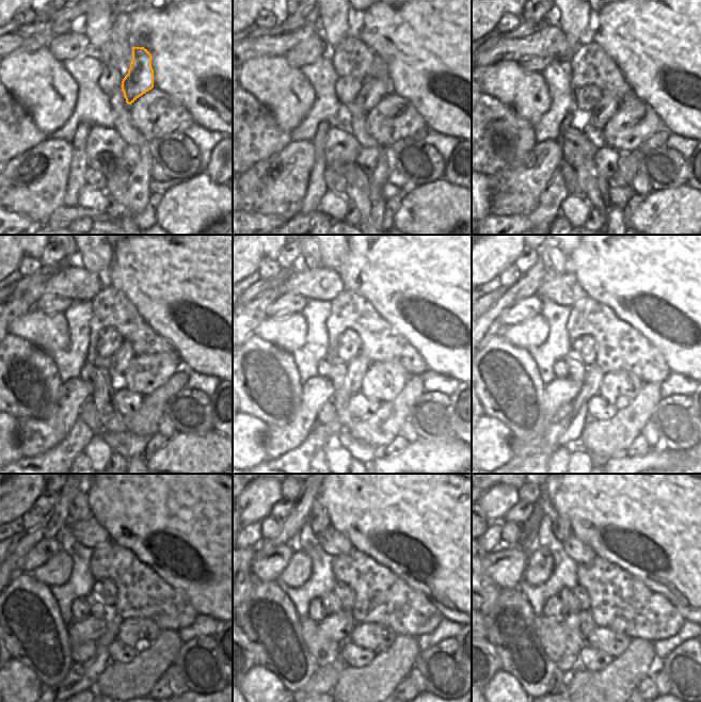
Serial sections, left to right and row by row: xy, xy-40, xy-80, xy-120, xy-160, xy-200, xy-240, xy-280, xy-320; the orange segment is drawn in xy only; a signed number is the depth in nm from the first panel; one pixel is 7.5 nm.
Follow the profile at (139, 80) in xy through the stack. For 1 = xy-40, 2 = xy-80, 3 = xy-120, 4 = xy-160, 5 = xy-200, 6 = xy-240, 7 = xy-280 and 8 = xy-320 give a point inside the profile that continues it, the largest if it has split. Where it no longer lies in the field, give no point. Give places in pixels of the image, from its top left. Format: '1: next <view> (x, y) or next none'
1: next xy-40 (377, 84)
2: next xy-80 (593, 124)
3: next xy-120 (121, 361)
4: next xy-160 (357, 367)
5: next xy-200 (560, 434)
6: next xy-240 (82, 676)
7: next xy-280 (324, 680)
8: next xy-320 (568, 674)

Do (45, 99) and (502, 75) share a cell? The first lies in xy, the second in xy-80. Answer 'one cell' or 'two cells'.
one cell

